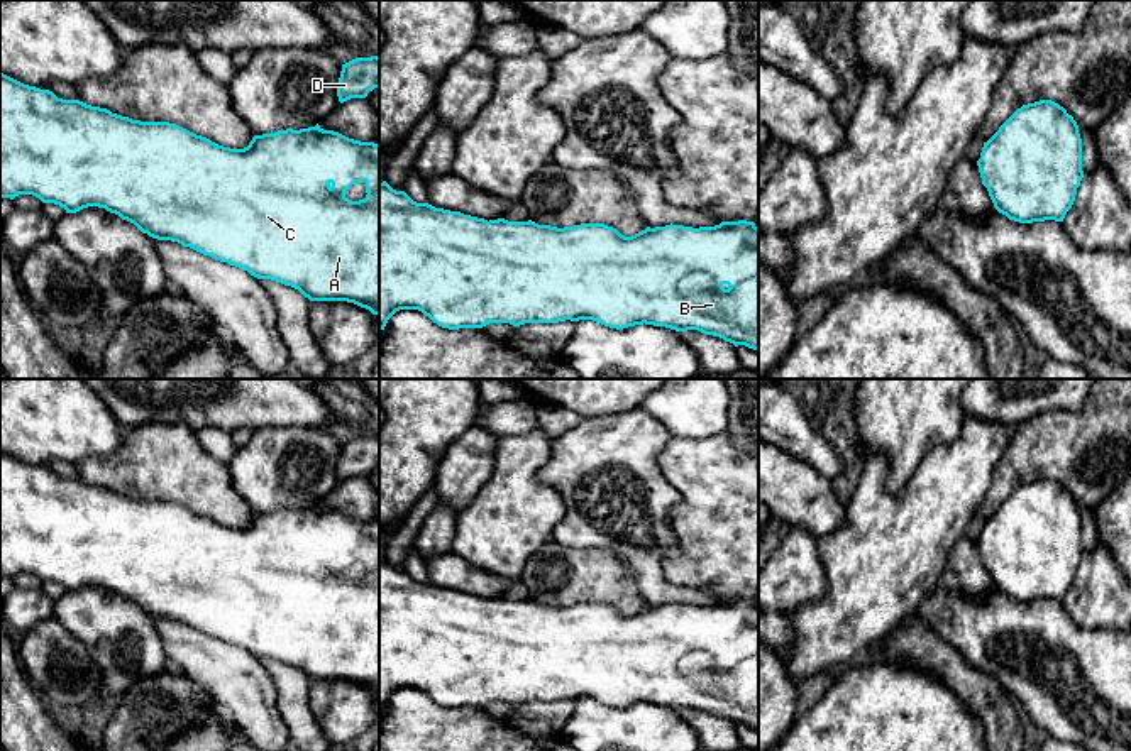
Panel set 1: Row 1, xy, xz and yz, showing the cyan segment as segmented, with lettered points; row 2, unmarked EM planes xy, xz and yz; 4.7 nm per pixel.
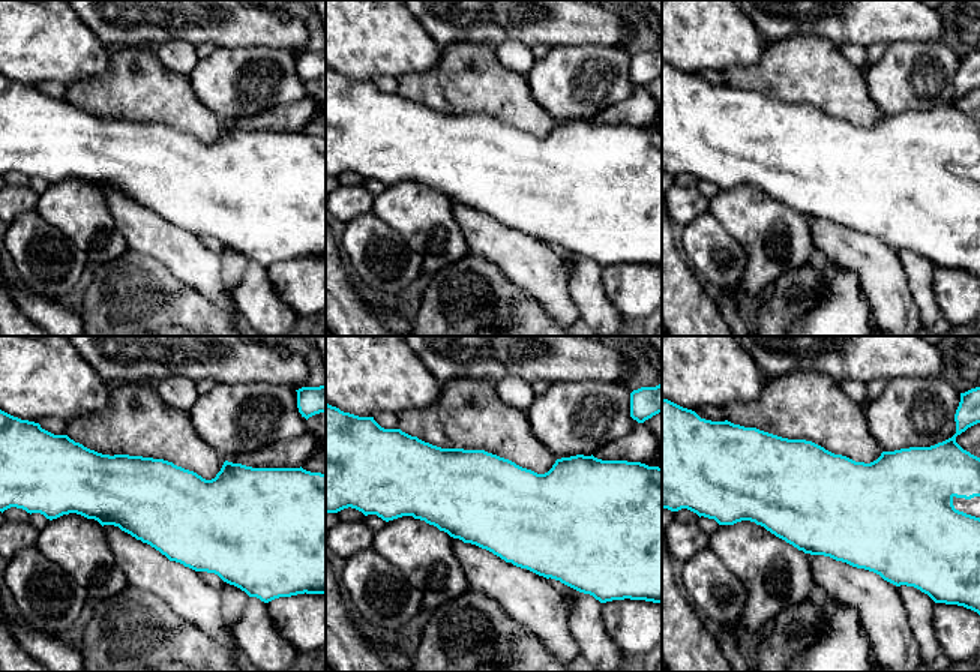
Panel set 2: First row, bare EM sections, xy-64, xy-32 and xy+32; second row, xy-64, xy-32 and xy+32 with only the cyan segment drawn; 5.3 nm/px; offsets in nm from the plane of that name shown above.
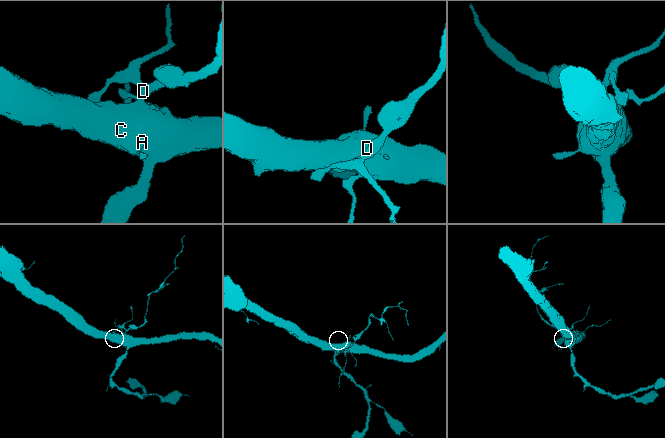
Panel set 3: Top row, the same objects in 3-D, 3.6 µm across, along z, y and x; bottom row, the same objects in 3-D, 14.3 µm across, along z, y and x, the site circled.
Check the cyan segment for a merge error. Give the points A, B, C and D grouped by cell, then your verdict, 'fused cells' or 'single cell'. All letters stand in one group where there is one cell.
A B C D; single cell

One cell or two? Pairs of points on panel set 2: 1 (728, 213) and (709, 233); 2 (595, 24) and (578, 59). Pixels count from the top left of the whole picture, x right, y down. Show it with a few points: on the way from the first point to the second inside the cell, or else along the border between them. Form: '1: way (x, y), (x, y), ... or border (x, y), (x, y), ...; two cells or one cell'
1: border (709, 210), (742, 249); two cells
2: border (620, 45), (572, 44), (554, 45), (551, 48); two cells

